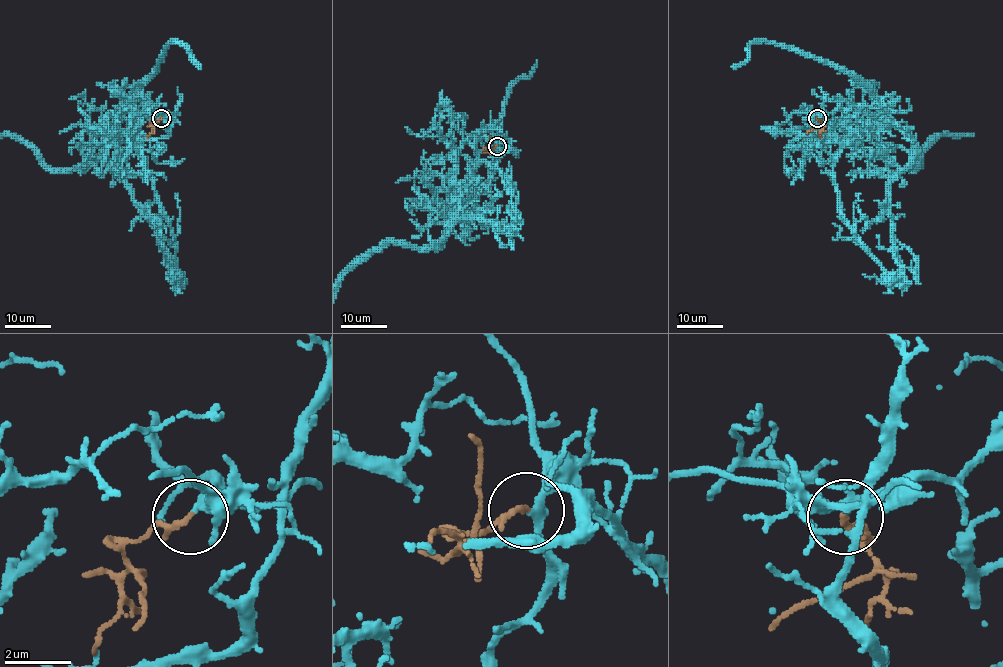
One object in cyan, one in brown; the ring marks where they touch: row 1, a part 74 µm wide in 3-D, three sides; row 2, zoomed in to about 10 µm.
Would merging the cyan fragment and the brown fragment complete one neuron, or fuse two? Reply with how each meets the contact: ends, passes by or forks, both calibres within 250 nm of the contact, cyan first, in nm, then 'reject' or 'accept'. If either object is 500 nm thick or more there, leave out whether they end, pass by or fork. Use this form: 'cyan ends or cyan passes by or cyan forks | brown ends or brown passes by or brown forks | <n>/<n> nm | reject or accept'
cyan passes by | brown ends | 220/180 nm | accept

